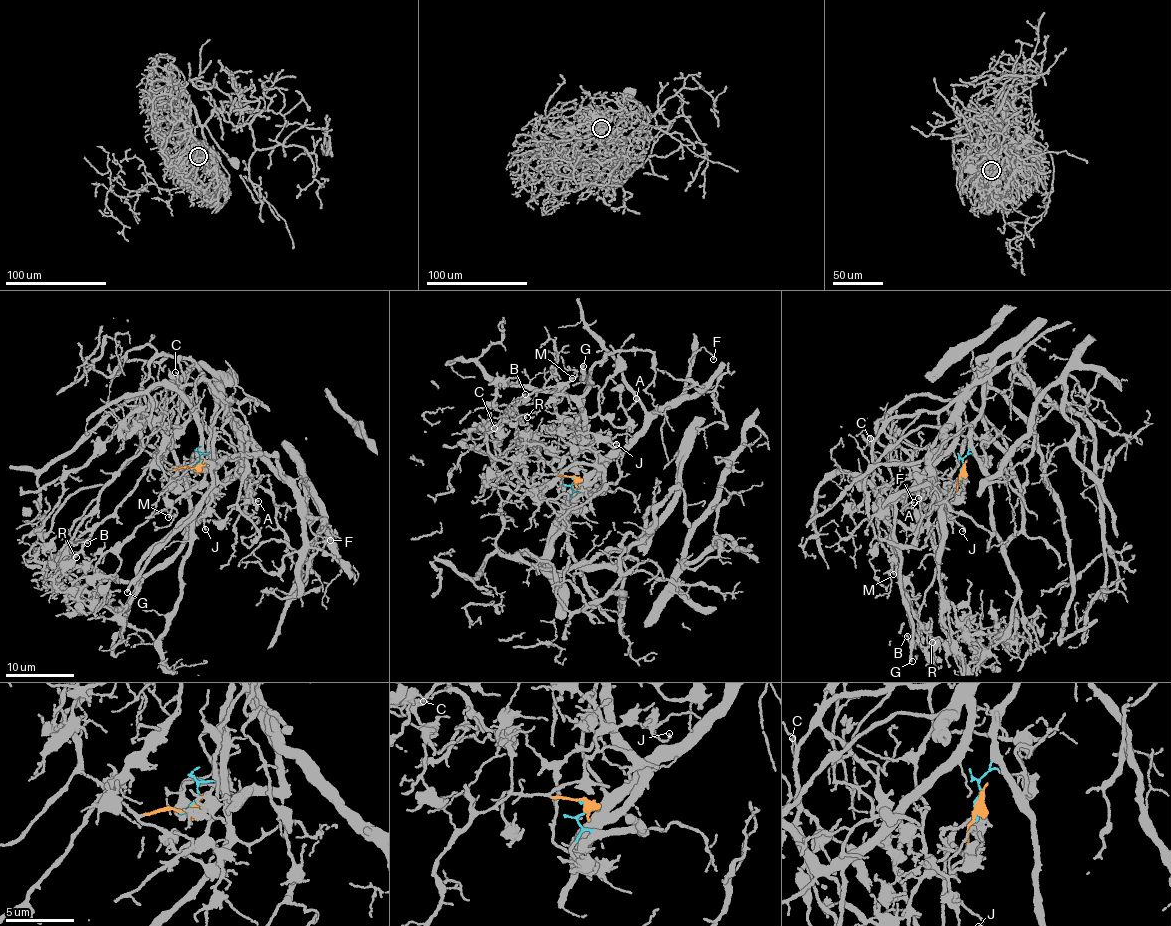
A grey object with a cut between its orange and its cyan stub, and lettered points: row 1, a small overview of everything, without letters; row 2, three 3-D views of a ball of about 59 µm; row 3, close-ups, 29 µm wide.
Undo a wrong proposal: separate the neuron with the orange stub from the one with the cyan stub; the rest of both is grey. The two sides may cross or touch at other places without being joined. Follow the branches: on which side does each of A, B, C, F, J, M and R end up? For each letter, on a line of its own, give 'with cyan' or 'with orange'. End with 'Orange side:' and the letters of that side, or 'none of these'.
A: with orange
B: with orange
C: with orange
F: with cyan
J: with orange
M: with orange
R: with orange
Orange side: A, B, C, J, M, R

